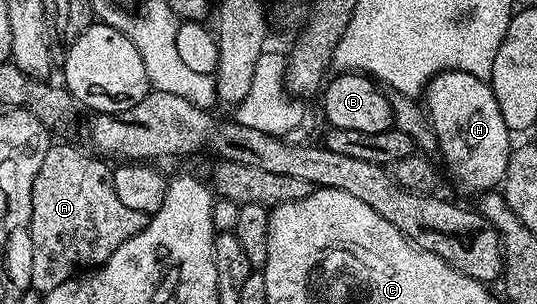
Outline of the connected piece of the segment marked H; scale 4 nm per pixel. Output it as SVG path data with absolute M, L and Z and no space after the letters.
M439 71L428 80L427 87L432 90L432 104L426 108L432 132L436 135L435 146L444 154L444 163L448 166L448 175L460 187L468 191L483 193L499 188L504 181L508 168L508 138L510 132L502 119L502 112L495 100L495 93L485 80L461 71Z

